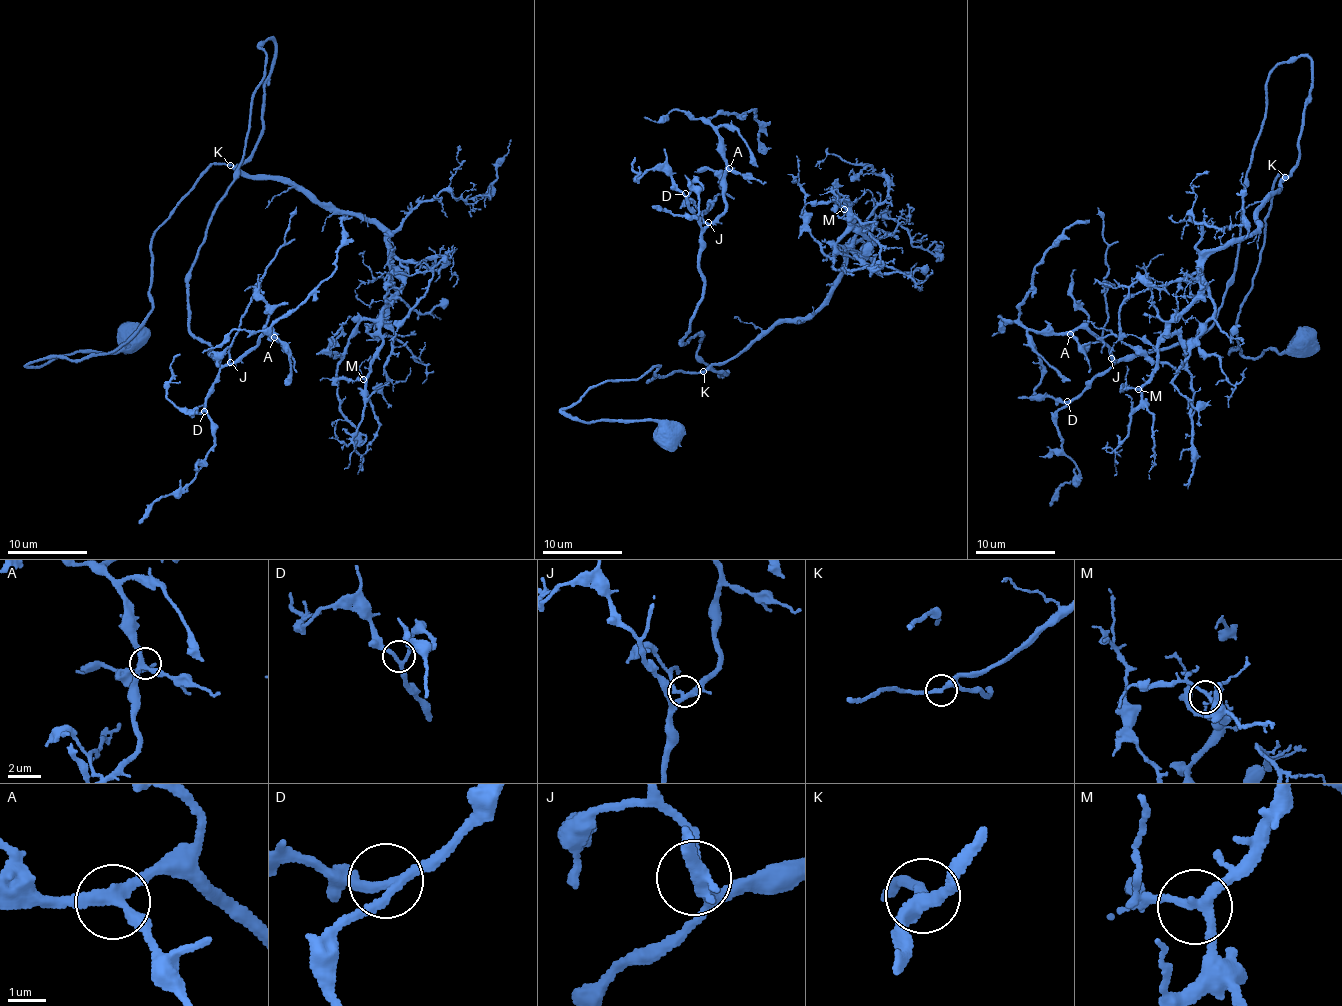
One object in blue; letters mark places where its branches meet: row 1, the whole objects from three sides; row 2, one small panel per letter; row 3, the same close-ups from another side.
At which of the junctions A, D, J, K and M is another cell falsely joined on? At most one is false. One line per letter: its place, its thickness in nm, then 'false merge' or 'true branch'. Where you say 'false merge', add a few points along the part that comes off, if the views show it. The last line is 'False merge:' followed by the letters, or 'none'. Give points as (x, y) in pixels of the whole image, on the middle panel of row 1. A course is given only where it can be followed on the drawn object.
A: at (729, 168); 280 nm thick; true branch
D: at (685, 193); 220 nm thick; true branch
J: at (708, 222); 260 nm thick; true branch
K: at (703, 371); 240 nm thick; true branch
M: at (844, 209); 240 nm thick; true branch
False merge: none

